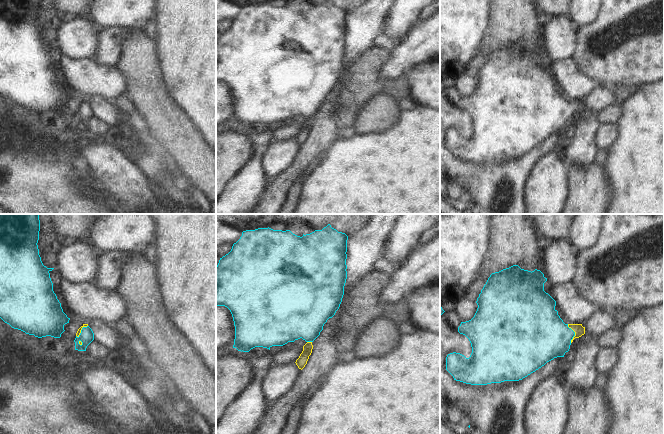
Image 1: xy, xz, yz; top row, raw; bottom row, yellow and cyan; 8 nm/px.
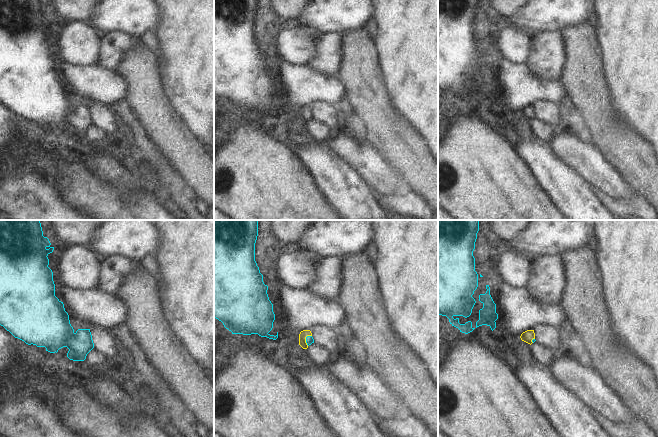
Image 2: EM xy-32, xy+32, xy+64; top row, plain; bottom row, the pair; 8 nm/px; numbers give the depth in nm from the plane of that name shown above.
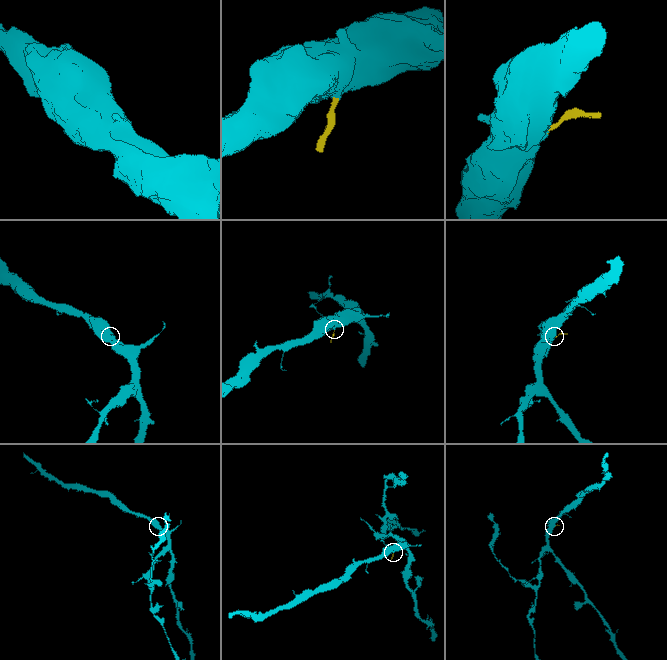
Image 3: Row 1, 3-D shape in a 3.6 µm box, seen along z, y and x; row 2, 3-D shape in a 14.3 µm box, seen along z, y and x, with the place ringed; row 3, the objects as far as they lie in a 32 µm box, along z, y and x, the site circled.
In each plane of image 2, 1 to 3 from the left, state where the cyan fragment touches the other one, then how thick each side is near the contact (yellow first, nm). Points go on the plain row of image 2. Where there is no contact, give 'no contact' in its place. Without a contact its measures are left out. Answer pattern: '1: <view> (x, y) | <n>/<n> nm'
1: no contact
2: xy+32 (305, 115) | 70/60 nm
3: xy+64 (532, 115) | 90/20 nm

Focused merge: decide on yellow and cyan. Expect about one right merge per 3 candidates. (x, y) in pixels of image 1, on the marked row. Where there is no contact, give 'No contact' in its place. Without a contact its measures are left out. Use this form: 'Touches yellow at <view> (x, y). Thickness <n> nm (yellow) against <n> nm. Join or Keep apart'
Touches yellow at yz (575, 333). Thickness 90 nm (yellow) against 380 nm. Join.

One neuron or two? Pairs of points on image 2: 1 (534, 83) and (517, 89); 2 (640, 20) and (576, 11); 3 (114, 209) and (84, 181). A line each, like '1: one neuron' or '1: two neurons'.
1: one neuron
2: two neurons
3: one neuron

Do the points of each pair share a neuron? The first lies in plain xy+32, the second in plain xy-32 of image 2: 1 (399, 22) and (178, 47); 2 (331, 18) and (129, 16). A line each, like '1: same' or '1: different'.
1: same
2: same

